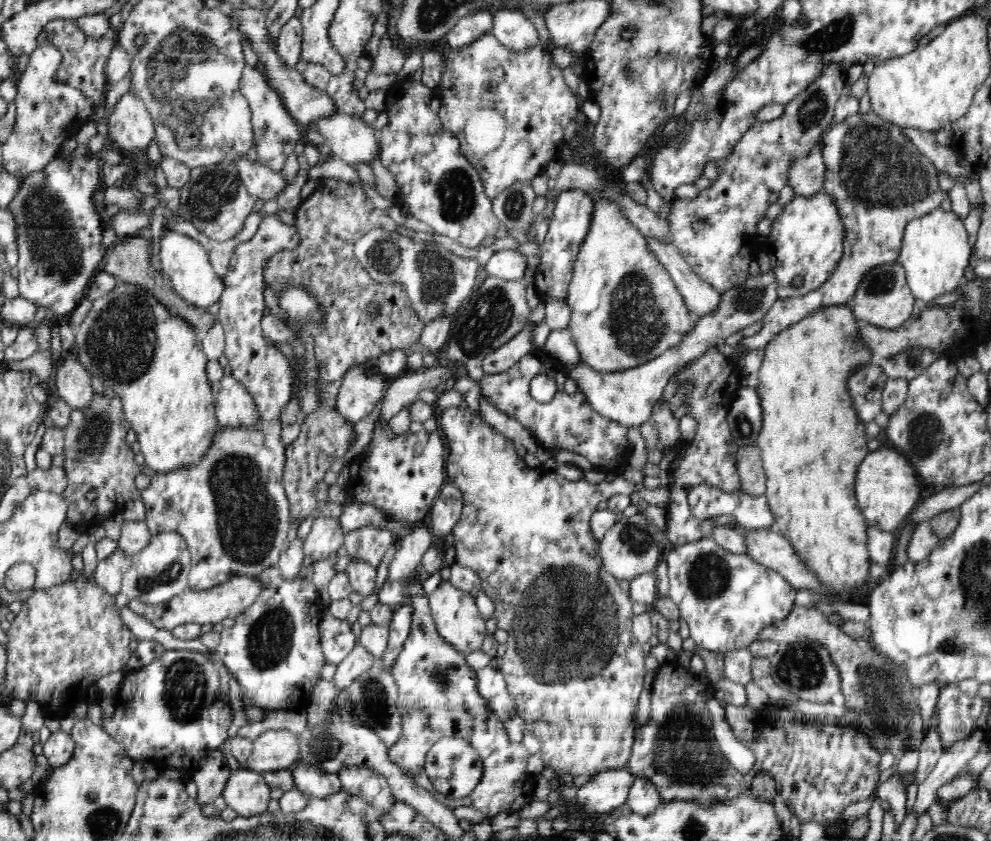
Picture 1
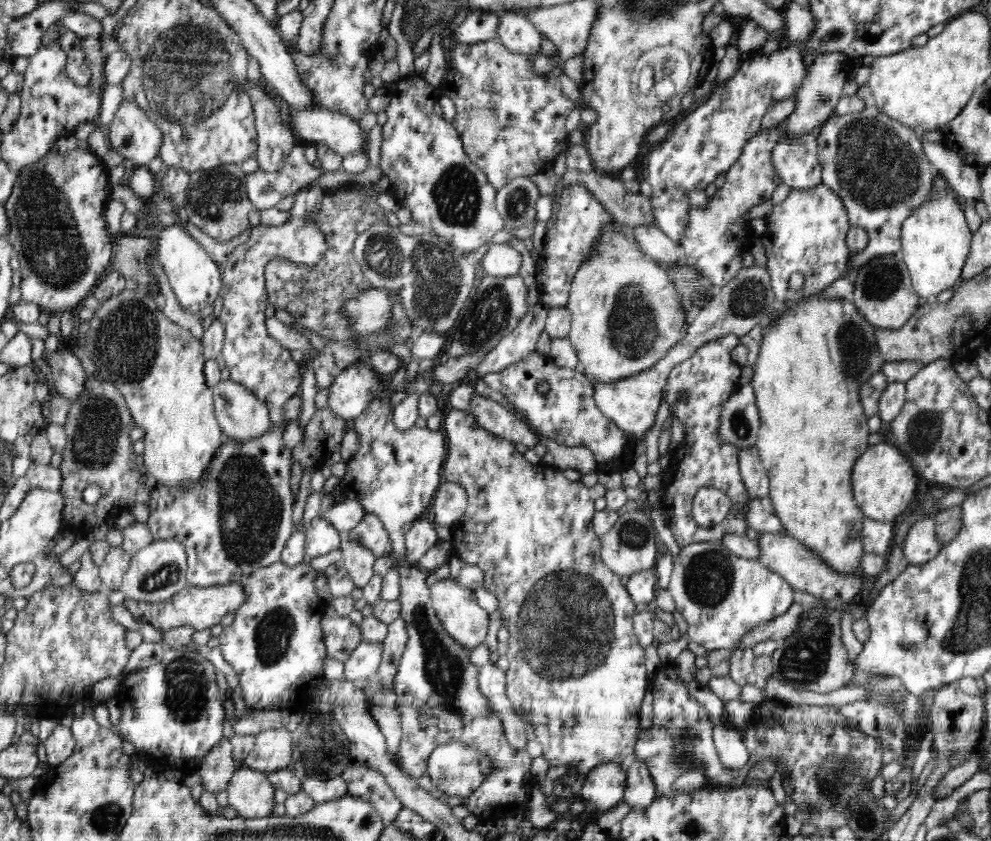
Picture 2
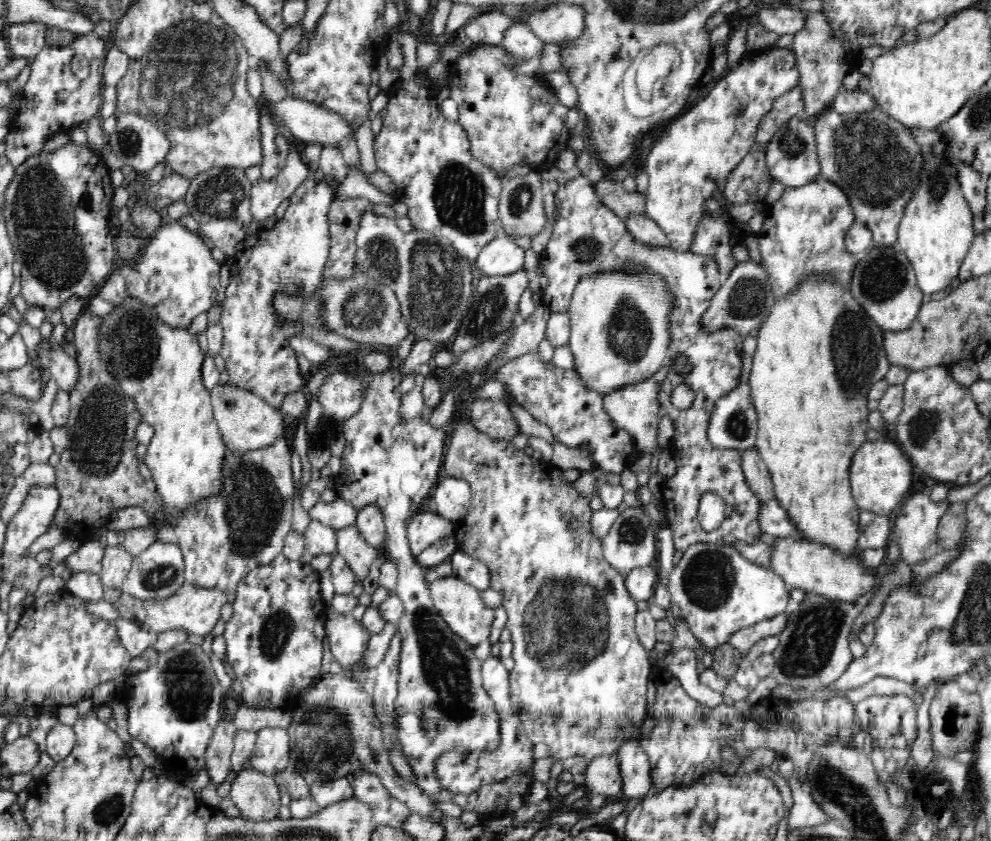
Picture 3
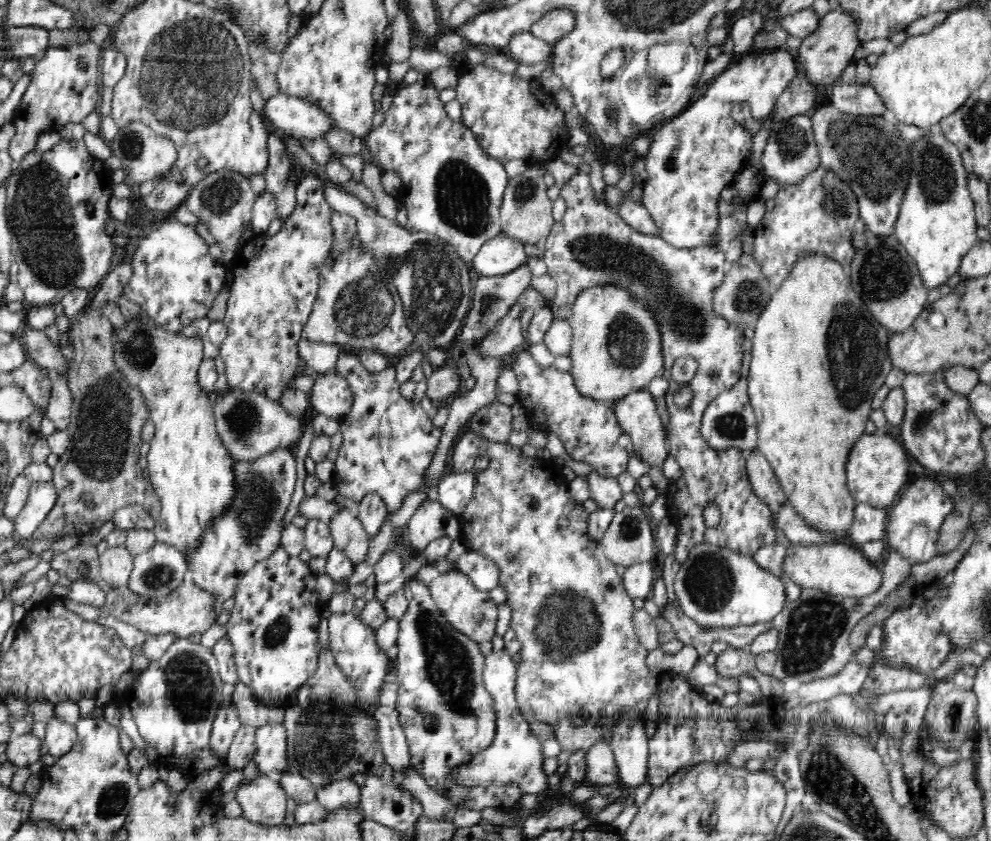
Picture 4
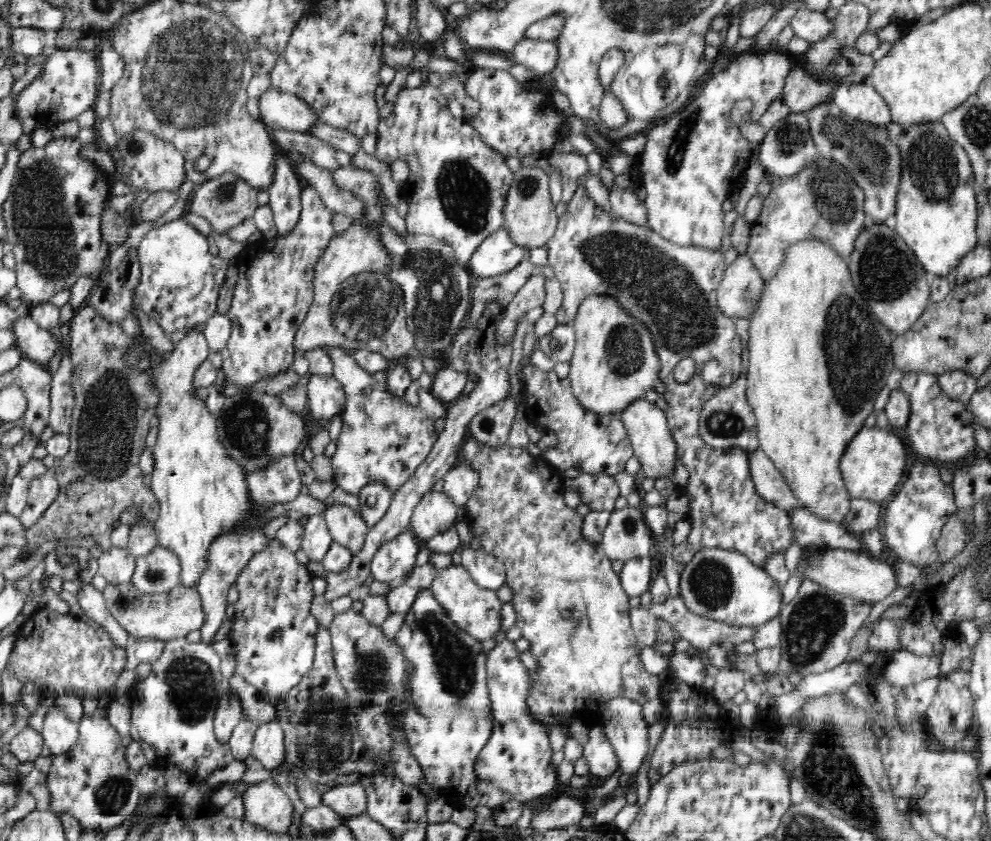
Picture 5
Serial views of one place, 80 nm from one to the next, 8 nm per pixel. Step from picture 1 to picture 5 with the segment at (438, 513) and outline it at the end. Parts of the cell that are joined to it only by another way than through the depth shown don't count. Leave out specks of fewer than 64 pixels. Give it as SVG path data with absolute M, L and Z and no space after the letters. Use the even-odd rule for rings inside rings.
M458 462L444 476L443 491L457 502L458 507L464 507L474 496L479 483L478 473L468 465Z

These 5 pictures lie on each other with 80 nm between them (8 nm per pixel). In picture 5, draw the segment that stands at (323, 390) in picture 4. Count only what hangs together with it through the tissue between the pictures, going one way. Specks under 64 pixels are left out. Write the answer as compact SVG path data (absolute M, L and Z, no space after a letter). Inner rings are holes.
M307 376L307 411L317 420L341 415L346 405L342 385L333 376Z

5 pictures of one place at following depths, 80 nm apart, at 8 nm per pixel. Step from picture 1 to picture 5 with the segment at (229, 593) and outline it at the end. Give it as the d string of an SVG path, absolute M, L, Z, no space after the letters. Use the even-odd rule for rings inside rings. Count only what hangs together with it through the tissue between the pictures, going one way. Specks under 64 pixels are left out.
M130 582L113 585L107 583L102 591L109 614L120 623L133 640L148 638L168 642L173 638L186 637L189 632L204 626L206 613L202 610L202 599L194 588L176 586L171 591L142 593Z

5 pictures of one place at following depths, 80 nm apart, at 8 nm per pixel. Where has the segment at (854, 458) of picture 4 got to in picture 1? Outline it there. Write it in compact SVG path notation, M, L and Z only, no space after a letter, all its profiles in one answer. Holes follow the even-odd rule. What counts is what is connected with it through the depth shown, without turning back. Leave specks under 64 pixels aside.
M880 446L874 452L867 452L855 472L855 496L867 526L876 526L897 535L920 504L920 483L915 469L894 448Z

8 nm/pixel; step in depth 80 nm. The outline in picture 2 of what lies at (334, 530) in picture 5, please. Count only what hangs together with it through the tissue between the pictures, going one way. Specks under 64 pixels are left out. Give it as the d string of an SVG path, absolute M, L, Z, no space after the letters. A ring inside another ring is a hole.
M342 534L340 548L343 550L342 566L349 572L355 586L363 589L374 574L372 566L377 558L359 542L347 540L345 534Z

